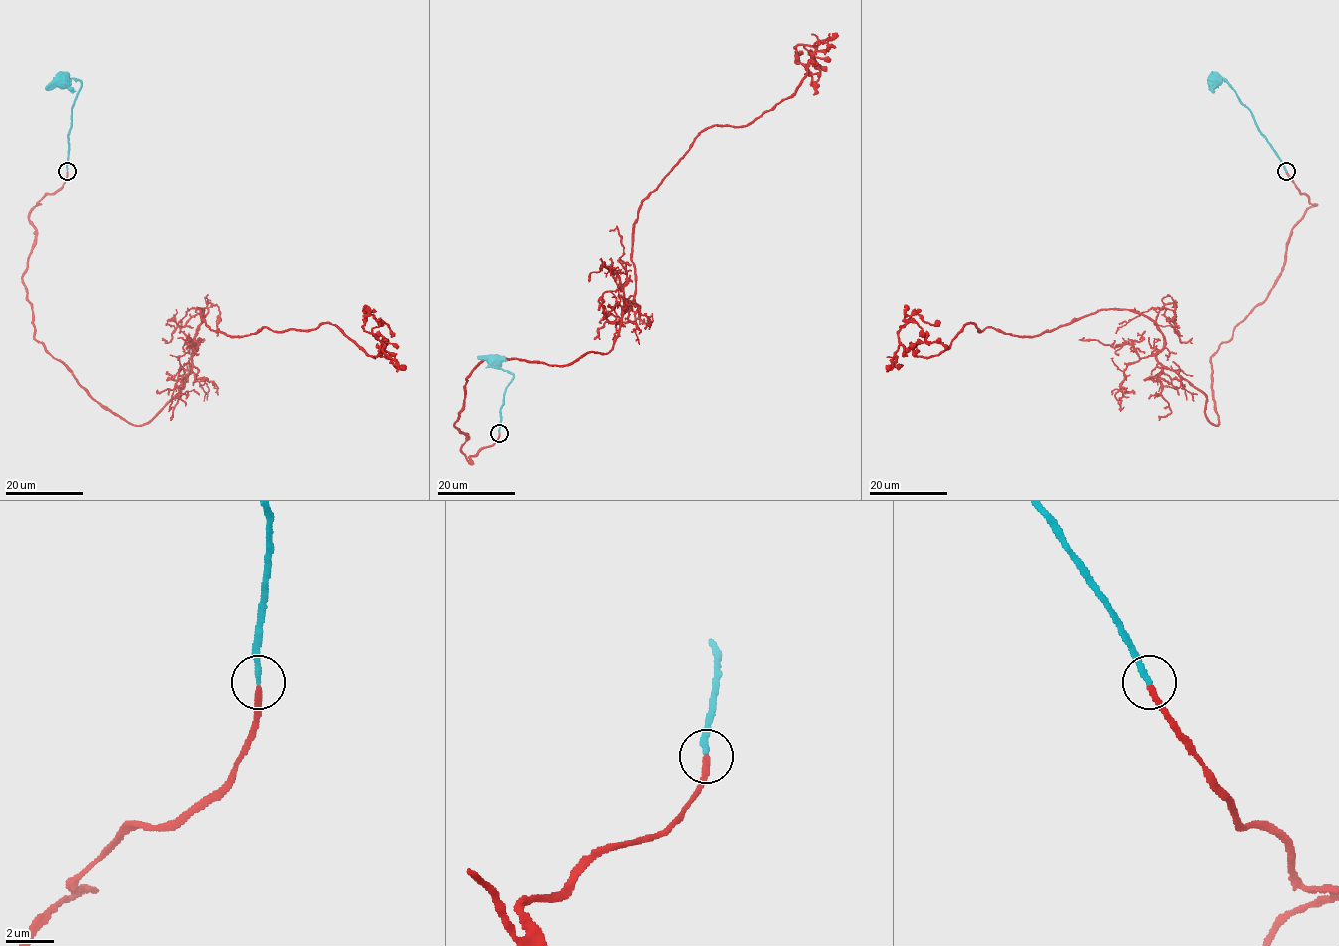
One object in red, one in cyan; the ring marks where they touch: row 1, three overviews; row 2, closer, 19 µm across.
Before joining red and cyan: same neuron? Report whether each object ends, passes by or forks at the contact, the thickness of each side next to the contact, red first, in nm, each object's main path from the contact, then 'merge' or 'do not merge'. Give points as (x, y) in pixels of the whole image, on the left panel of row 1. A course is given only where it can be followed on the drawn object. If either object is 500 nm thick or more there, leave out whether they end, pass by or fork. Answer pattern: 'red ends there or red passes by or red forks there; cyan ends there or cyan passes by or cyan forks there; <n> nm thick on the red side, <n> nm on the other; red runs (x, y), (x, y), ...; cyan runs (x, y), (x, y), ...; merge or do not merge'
red ends there; cyan ends there; 240 nm thick on the red side, 240 nm on the other; red runs (67, 171), (29, 214), (34, 338), (135, 425), (199, 309), (374, 357), (384, 322); cyan runs (67, 170), (72, 106), (81, 84), (72, 78), (64, 81); merge

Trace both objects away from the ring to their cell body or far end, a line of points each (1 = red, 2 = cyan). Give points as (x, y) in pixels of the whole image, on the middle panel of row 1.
1: (499, 433), (461, 451), (473, 370), (606, 354), (643, 201), (699, 134), (794, 92), (798, 45), (816, 87)
2: (499, 433), (504, 392), (513, 376), (496, 359)

